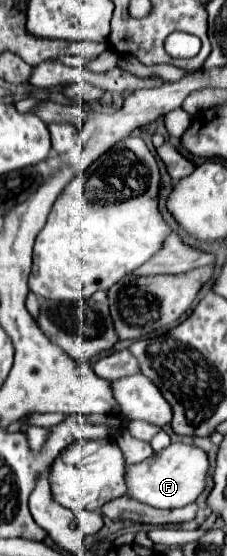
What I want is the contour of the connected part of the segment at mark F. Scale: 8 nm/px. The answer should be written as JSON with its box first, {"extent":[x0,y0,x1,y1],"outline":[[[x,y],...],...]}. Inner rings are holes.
{"extent":[125,442,209,508],"outline":[[[175,442],[163,448],[161,452],[155,452],[151,458],[139,464],[127,466],[127,472],[125,472],[127,494],[125,496],[153,508],[181,508],[195,502],[197,496],[203,492],[207,470],[209,470],[209,460],[201,448],[193,444]]]}

